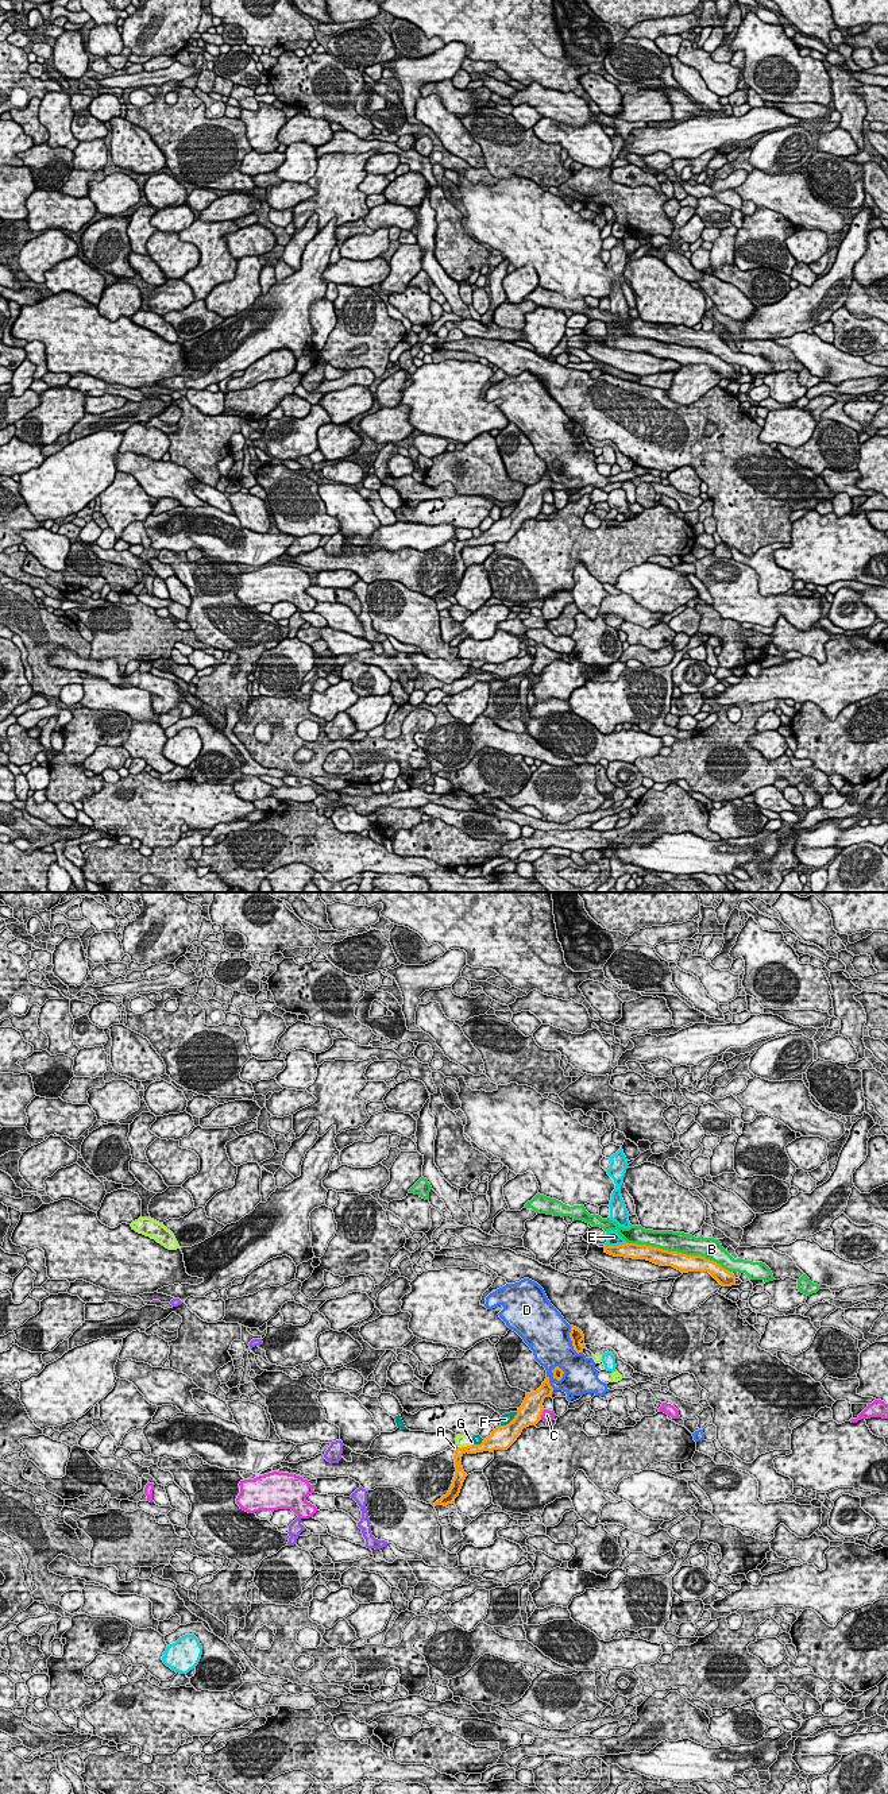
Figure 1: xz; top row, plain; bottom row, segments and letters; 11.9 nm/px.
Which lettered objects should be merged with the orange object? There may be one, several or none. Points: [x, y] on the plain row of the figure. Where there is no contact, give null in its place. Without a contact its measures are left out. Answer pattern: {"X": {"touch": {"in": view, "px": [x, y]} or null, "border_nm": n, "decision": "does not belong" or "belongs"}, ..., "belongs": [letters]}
{"A": {"touch": {"in": "xz", "px": [456, 541]}, "border_nm": 60, "decision": "does not belong"}, "B": {"touch": {"in": "xz", "px": [679, 346]}, "border_nm": 1300, "decision": "does not belong"}, "C": {"touch": {"in": "xz", "px": [541, 506]}, "border_nm": 140, "decision": "does not belong"}, "D": {"touch": {"in": "xz", "px": [552, 465]}, "border_nm": 220, "decision": "does not belong"}, "E": {"touch": {"in": "xz", "px": [616, 339]}, "border_nm": 280, "decision": "does not belong"}, "F": {"touch": {"in": "xz", "px": [510, 514]}, "border_nm": 260, "decision": "does not belong"}, "G": {"touch": {"in": "xz", "px": [464, 540]}, "border_nm": 200, "decision": "does not belong"}, "belongs": []}

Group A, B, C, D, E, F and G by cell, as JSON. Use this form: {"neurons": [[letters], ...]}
{"neurons": [["A"], ["B"], ["C"], ["D"], ["E"], ["F"], ["G"]]}

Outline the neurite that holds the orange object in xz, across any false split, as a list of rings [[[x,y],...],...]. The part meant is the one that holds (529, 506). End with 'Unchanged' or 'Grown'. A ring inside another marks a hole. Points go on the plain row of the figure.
[[[547,470],[536,485],[526,486],[522,498],[518,501],[517,508],[509,517],[495,521],[490,529],[482,533],[480,537],[471,537],[462,541],[457,540],[453,548],[456,564],[452,572],[452,579],[445,589],[432,598],[447,599],[448,597],[455,595],[455,591],[459,589],[467,570],[462,559],[462,549],[466,545],[476,547],[483,544],[493,545],[494,543],[507,543],[517,533],[524,521],[536,518],[541,513],[544,491],[552,490],[552,485],[553,481],[549,477],[549,470]]]. Unchanged

